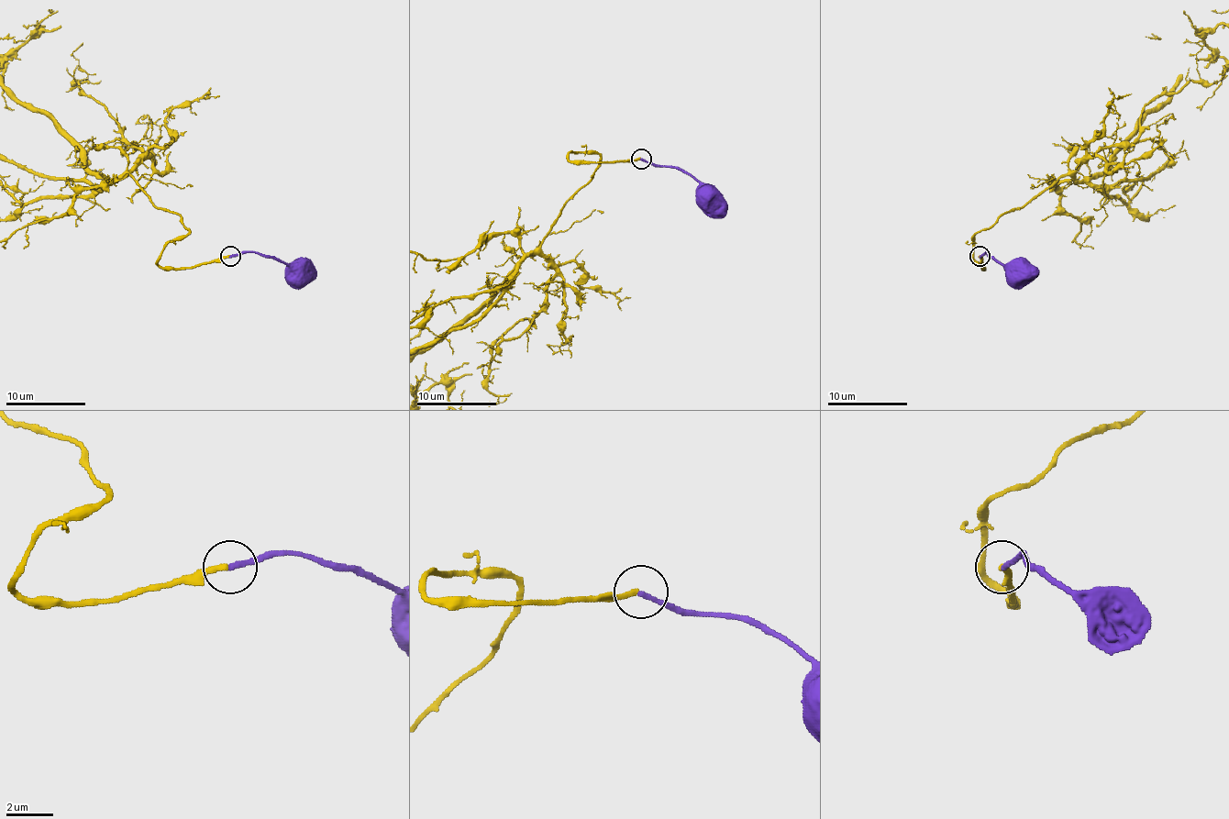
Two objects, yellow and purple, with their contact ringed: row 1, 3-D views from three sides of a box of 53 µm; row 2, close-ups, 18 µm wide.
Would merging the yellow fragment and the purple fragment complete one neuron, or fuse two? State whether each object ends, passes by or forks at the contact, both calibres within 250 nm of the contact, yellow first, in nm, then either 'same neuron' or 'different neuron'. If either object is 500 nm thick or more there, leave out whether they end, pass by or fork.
yellow ends; purple ends; calibres 220 and 220 nm; same neuron

